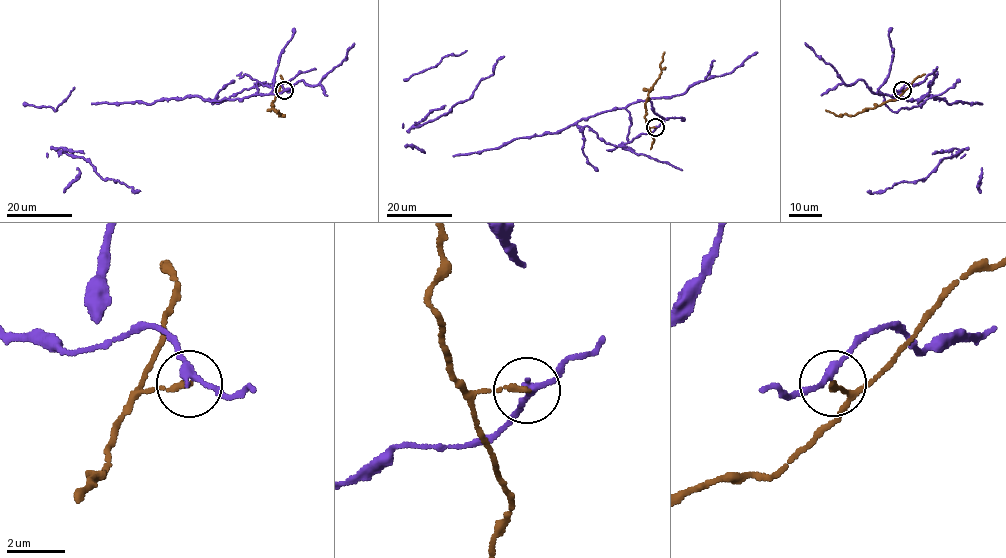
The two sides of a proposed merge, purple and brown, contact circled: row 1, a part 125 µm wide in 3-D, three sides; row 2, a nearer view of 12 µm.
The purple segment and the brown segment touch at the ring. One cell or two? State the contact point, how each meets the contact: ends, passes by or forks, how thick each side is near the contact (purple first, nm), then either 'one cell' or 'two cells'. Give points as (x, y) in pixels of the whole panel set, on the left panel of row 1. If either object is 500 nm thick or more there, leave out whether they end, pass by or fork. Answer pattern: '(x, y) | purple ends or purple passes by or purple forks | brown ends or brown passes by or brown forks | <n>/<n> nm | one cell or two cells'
(284, 90) | purple passes by | brown ends | 240/160 nm | two cells

